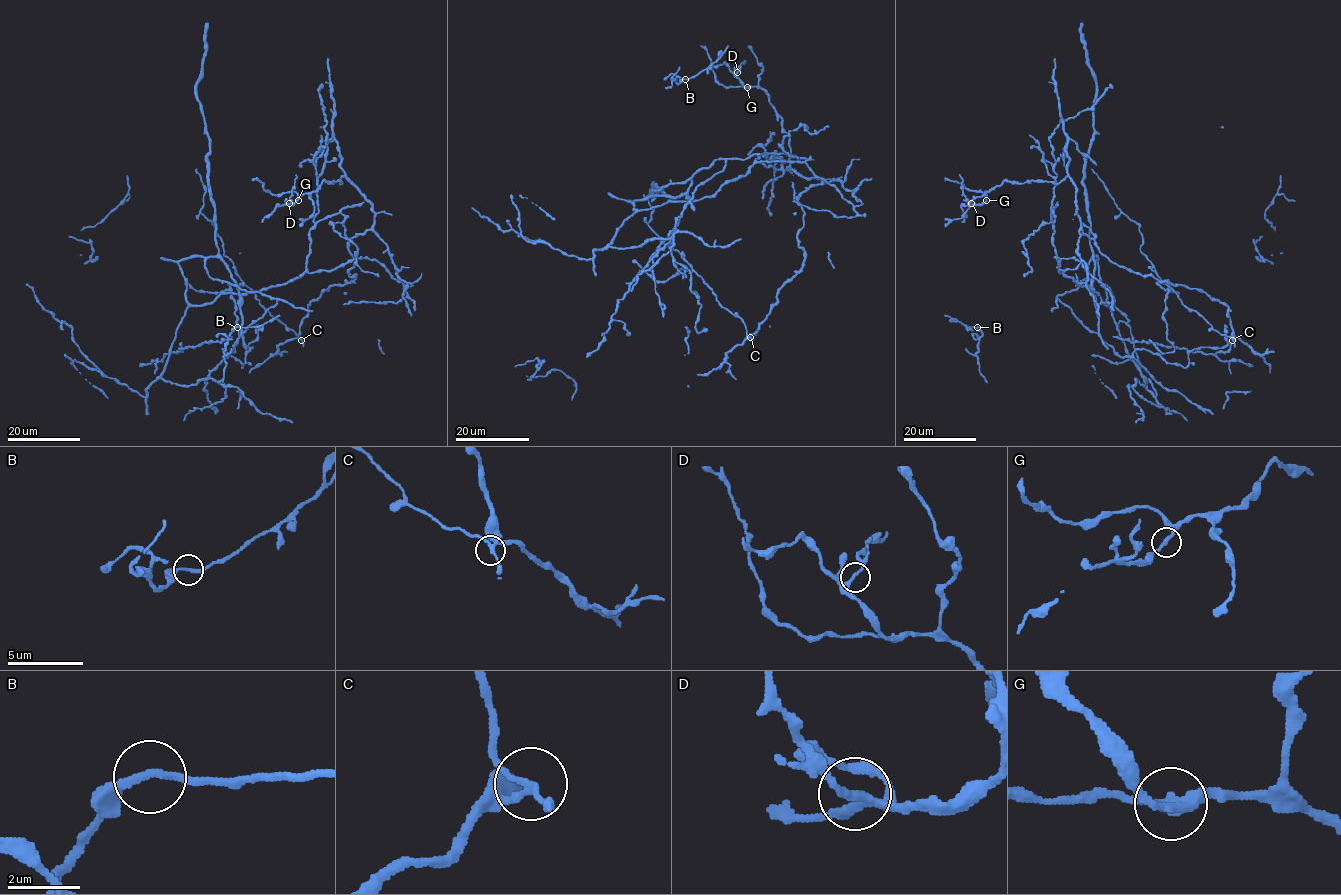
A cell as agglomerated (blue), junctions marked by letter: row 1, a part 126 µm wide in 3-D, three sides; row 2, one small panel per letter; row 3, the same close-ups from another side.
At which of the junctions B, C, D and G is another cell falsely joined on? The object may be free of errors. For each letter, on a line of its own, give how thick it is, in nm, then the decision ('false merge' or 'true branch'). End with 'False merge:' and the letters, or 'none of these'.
B: 200 nm | true branch
C: 200 nm | false merge
D: 200 nm | true branch
G: 200 nm | true branch
False merge: C

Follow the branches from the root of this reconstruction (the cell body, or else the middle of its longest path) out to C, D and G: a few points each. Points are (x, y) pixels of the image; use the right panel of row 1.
C: (1057, 260), (1049, 137), (1062, 121), (1082, 232), (1120, 266), (1223, 302), (1232, 340)
D: (1057, 260), (1049, 137), (1062, 121), (1065, 178), (1004, 180), (983, 203), (971, 203)
G: (1057, 260), (1049, 137), (1062, 121), (1067, 175), (1057, 183), (1004, 180), (986, 200)

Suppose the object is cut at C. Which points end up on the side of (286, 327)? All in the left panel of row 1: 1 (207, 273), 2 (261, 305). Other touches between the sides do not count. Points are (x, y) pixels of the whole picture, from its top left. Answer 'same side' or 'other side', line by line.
1: other side
2: same side

